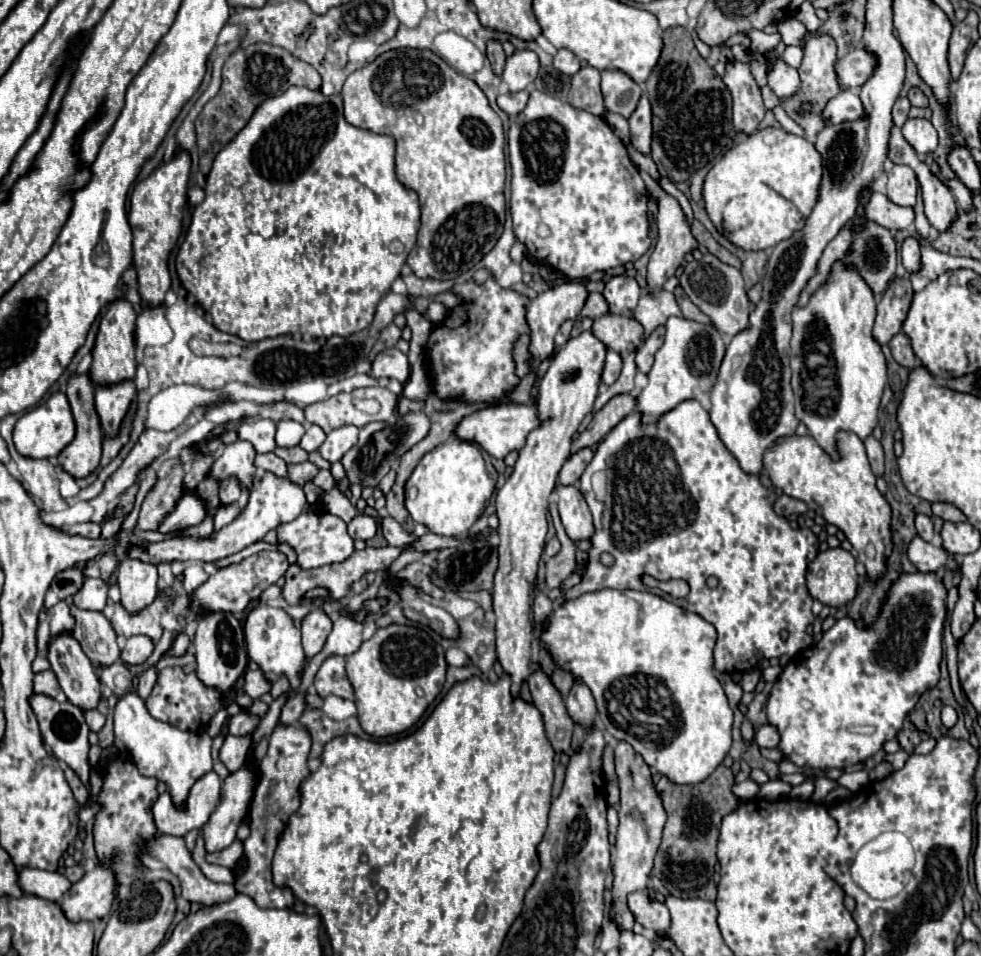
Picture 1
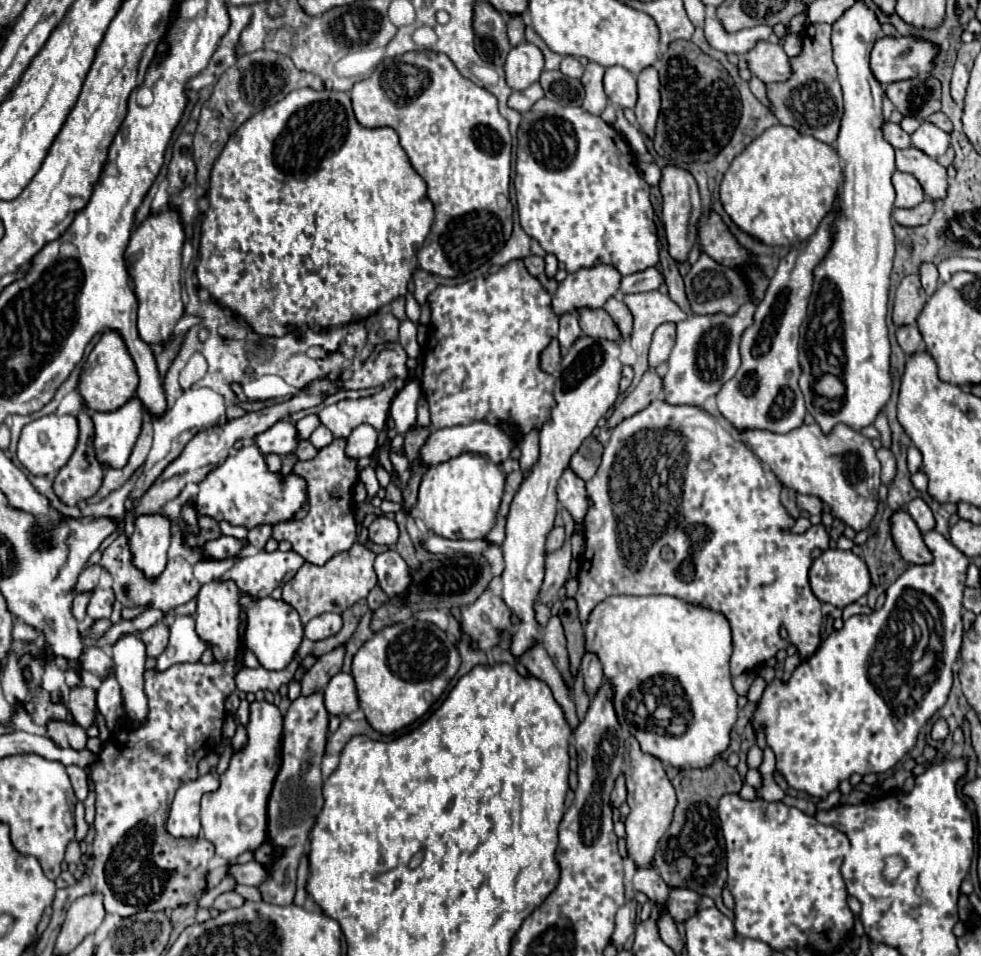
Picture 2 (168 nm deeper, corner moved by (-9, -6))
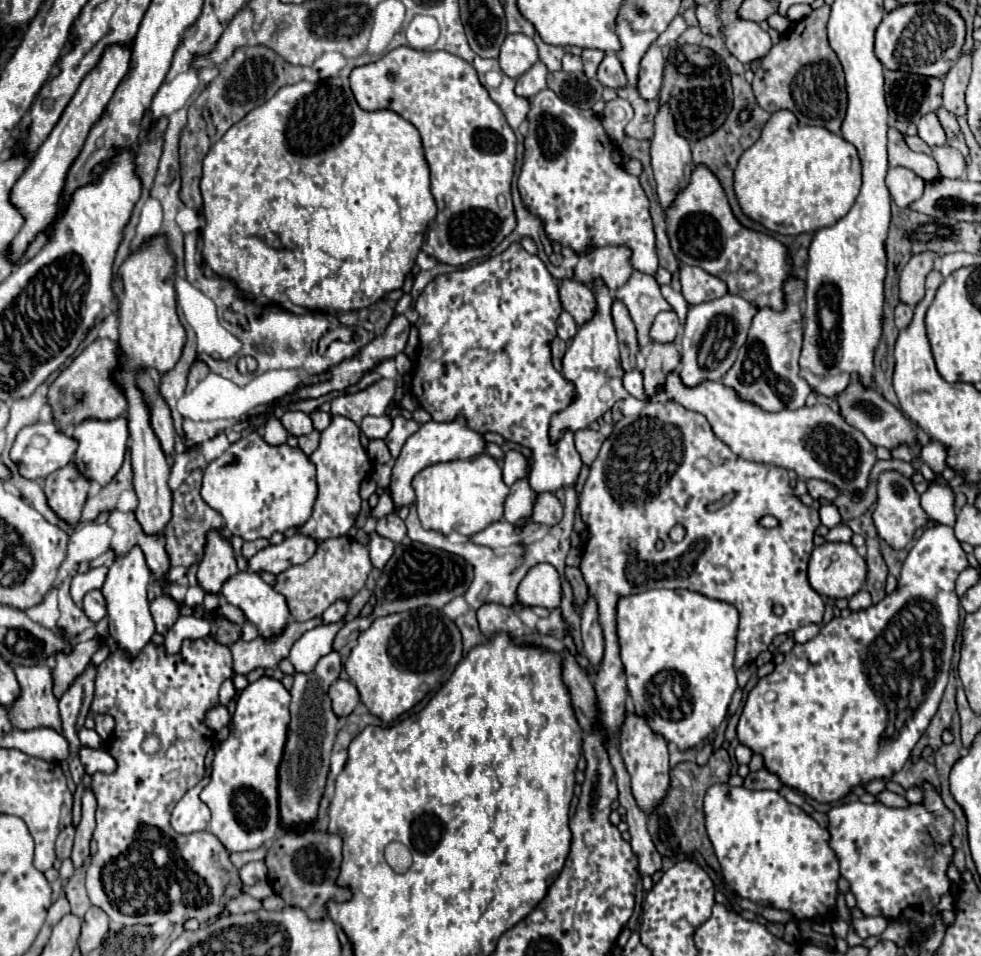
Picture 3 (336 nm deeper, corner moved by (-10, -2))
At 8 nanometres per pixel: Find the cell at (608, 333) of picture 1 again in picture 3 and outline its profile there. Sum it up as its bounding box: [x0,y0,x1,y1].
[558,278,594,326]

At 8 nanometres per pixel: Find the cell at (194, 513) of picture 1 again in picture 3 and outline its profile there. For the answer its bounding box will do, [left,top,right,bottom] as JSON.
[202,432,318,540]

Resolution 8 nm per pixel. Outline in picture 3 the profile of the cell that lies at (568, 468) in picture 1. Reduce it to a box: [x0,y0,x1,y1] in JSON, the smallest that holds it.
[574,428,606,464]

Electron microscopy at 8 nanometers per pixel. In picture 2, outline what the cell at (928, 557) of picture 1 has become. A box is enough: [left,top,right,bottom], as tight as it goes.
[891,512,933,564]

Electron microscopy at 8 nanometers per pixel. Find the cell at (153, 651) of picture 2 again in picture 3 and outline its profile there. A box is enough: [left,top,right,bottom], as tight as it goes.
[150,594,180,634]

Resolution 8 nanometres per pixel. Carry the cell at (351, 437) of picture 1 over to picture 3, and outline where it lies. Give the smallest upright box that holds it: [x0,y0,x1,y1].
[360,414,392,440]

